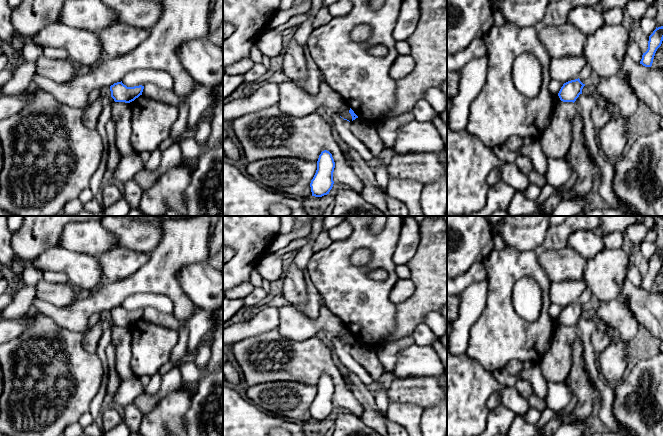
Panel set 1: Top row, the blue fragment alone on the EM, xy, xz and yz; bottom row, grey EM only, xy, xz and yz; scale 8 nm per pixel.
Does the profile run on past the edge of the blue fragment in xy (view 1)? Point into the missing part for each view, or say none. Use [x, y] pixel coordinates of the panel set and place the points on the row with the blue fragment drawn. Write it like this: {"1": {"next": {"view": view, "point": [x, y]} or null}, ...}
{"1": {"next": null}}

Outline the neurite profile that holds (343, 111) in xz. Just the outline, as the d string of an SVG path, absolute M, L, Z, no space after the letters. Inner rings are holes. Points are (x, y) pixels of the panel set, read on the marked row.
M343 104L343 105L339 108L337 114L338 114L339 116L341 116L342 118L347 119L347 120L349 120L349 121L351 122L351 121L352 121L352 116L351 116L351 114L349 113L349 110L350 110L350 107L349 107L347 104Z

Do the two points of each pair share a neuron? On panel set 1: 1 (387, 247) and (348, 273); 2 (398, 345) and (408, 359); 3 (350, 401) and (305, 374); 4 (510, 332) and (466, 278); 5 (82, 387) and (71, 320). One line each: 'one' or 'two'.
1: one
2: two
3: one
4: two
5: two

